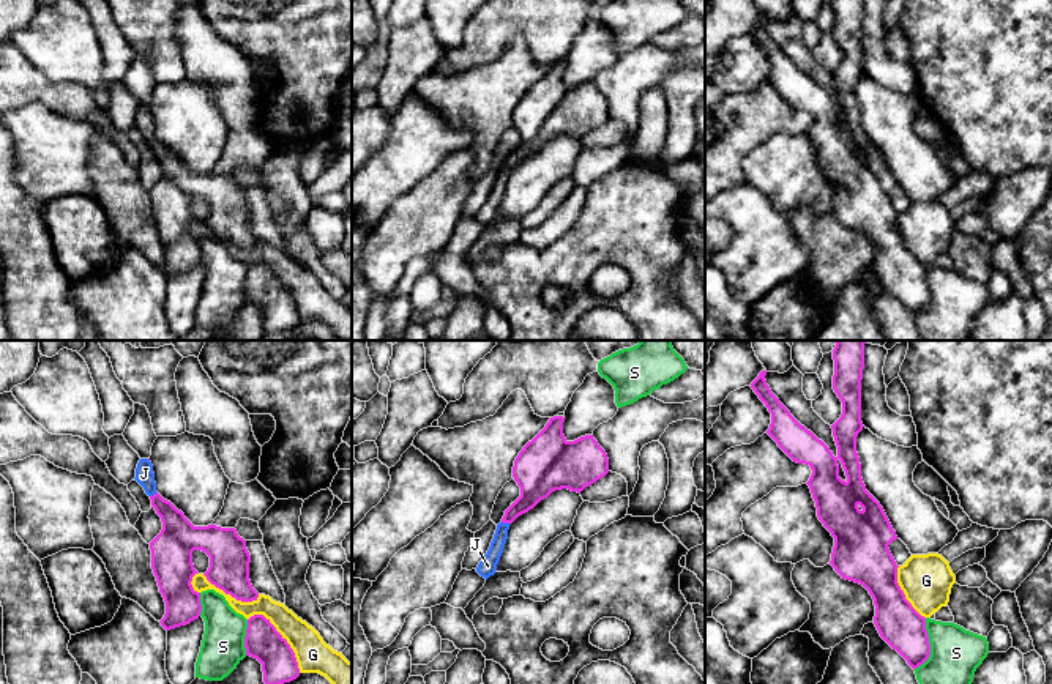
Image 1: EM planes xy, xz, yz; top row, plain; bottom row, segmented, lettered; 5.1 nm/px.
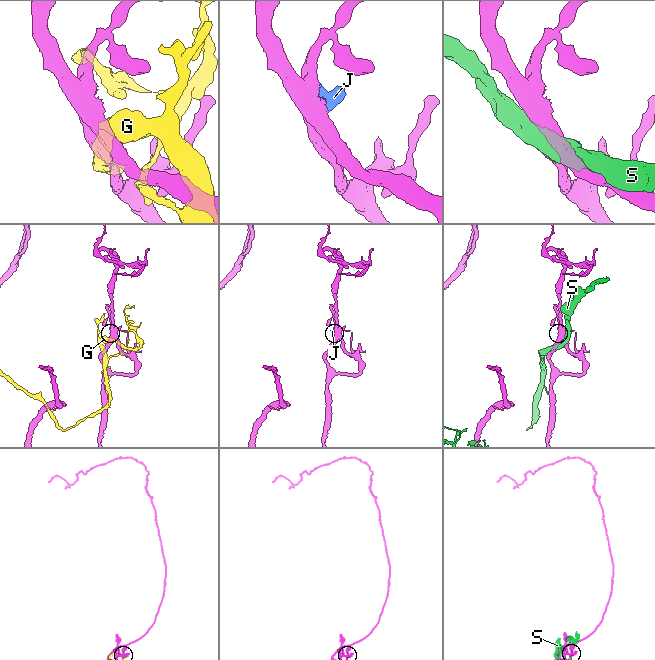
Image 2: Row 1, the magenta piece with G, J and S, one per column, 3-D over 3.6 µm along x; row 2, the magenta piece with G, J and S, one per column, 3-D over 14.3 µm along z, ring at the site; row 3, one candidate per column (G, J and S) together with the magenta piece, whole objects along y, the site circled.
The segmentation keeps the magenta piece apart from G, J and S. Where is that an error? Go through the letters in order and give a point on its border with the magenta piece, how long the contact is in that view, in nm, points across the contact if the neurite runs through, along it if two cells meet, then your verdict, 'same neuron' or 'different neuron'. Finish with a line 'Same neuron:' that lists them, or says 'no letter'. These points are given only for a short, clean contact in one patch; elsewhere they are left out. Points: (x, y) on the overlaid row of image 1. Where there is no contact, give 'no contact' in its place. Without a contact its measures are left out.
G: meets magenta in xy at (284, 639); contact 380 nm long; different neuron
J: meets magenta in xz at (507, 522); contact 50 nm long; runs through xz (535, 483), (532, 494), (507, 522), (488, 566); same neuron
S: meets magenta in yz at (929, 645); contact 280 nm long; different neuron
Same neuron: J

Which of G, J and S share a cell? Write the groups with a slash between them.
G / J / S

